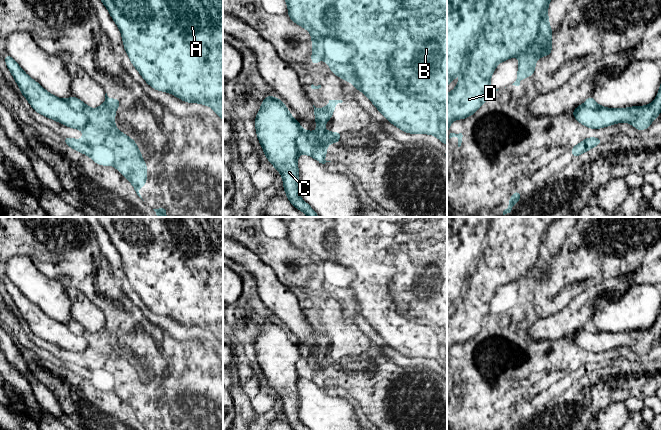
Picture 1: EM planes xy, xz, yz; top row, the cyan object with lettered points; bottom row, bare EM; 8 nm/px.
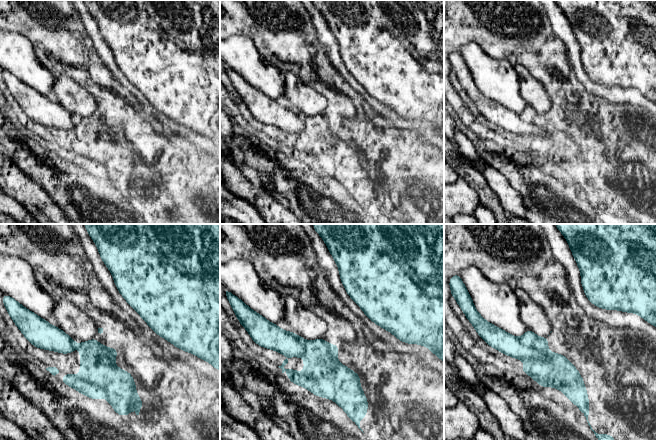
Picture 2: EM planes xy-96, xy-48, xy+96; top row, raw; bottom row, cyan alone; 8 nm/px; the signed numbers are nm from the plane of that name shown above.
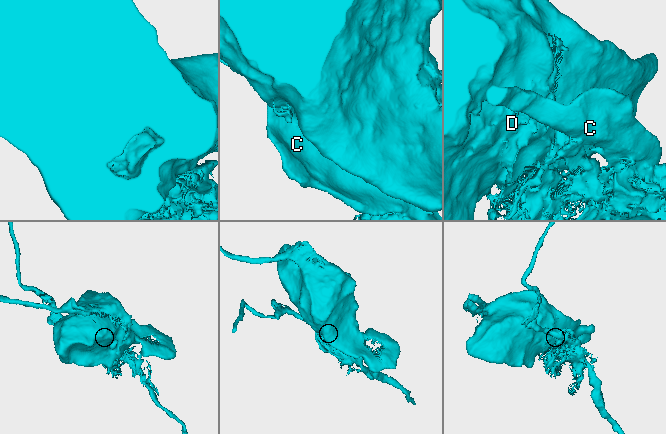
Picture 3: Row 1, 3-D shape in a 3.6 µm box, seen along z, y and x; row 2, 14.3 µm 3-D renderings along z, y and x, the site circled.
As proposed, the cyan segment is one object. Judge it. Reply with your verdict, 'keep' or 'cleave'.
cleave

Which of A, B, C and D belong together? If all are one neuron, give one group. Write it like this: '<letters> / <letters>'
A B D / C

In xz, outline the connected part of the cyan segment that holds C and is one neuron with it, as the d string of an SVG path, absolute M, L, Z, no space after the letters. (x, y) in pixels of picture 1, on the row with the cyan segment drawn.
M267 95L254 121L257 138L267 160L282 175L287 199L308 217L318 214L299 195L297 138L303 131L286 105L278 98Z

